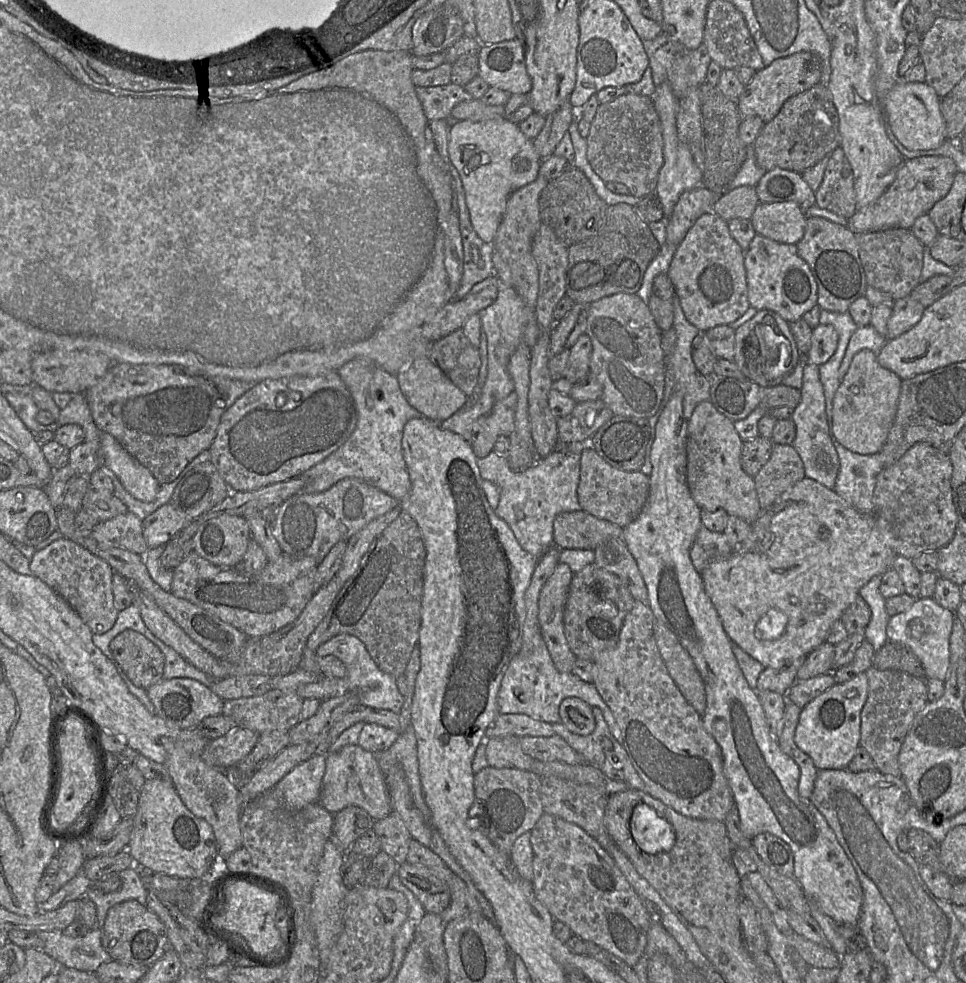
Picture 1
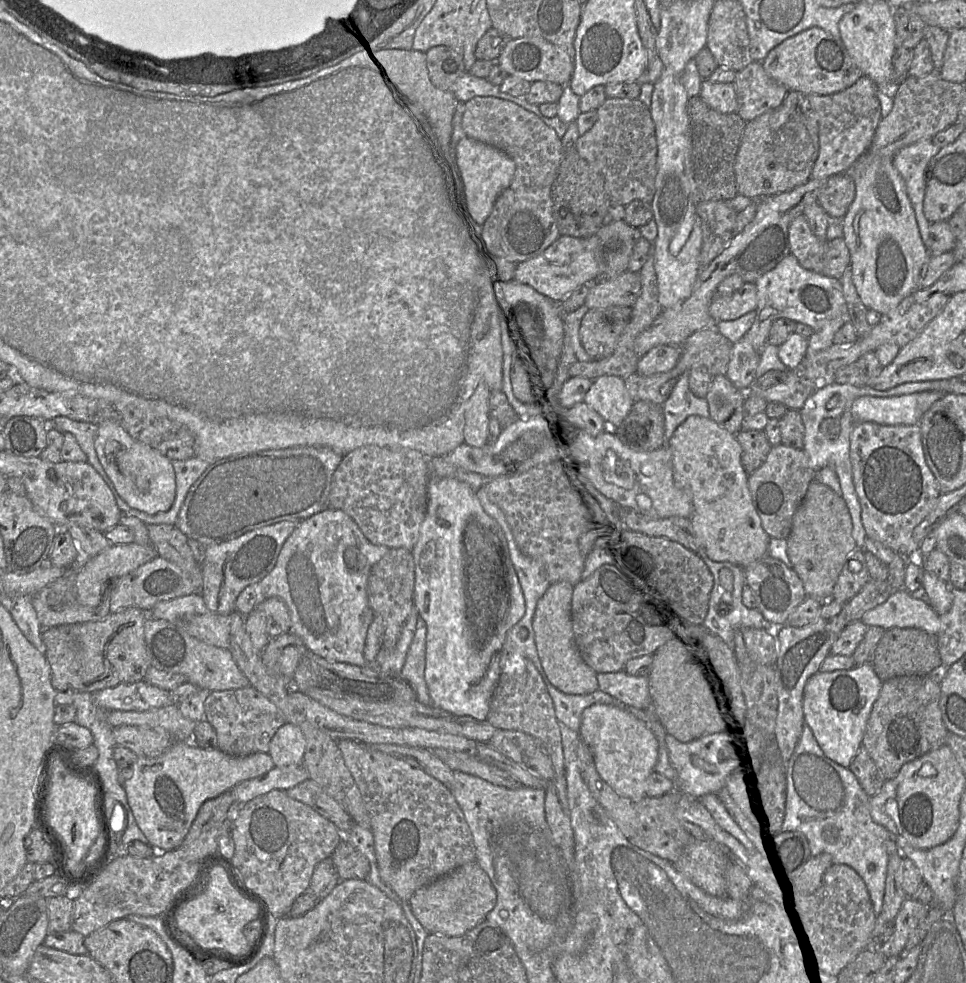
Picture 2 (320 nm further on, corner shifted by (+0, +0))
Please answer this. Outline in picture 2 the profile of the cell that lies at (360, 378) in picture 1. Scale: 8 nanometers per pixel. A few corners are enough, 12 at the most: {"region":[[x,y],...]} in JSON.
{"region":[[343,457],[209,464],[176,527],[208,547],[328,508]]}

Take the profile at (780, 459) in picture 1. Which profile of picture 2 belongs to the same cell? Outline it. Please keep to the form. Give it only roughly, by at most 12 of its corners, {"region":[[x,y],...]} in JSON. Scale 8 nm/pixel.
{"region":[[772,446],[748,487],[770,538],[789,537],[815,471]]}

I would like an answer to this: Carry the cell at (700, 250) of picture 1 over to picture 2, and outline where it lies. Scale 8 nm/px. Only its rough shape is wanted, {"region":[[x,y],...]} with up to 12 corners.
{"region":[[744,283],[731,295],[715,295],[713,322],[755,311],[757,287]]}

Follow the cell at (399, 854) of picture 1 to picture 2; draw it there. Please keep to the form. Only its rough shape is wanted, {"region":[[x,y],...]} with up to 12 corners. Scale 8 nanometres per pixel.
{"region":[[310,779],[285,791],[331,821],[342,835],[353,819]]}

